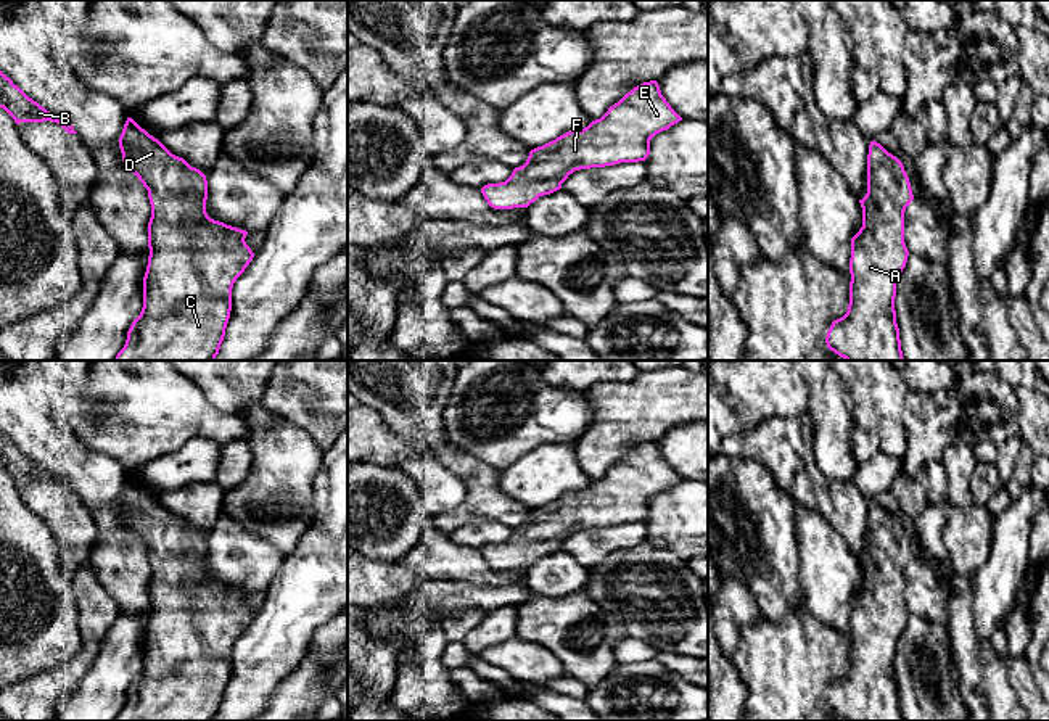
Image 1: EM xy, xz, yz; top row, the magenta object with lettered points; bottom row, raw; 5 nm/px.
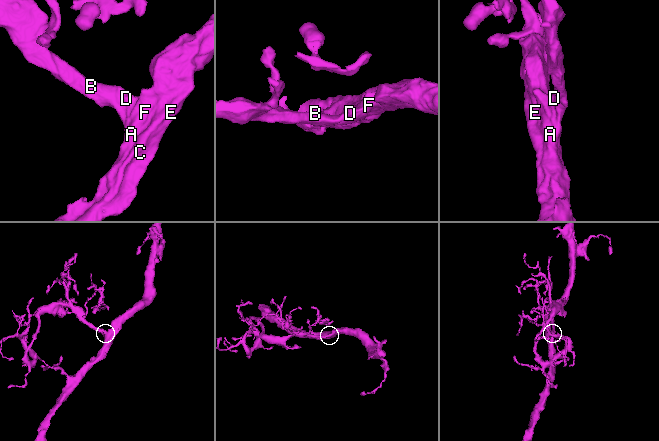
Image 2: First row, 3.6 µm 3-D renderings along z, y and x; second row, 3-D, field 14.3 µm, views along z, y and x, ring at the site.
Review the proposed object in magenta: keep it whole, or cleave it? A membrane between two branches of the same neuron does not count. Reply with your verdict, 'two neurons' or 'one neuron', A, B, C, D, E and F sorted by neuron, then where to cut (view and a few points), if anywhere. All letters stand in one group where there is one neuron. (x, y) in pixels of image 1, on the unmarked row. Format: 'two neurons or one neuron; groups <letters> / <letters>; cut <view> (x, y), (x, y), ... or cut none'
one neuron; groups A B C D E F; cut none

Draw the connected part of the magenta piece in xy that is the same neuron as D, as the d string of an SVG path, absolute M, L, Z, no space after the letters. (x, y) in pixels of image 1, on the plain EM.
M127 478L119 497L125 528L148 550L151 578L148 583L148 626L143 637L143 668L132 682L124 708L114 721L216 721L232 671L232 649L254 618L246 605L246 591L214 581L206 573L208 541L183 518L172 515L158 499Z

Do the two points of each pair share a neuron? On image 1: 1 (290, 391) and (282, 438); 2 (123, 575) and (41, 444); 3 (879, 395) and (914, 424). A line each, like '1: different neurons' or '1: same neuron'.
1: different neurons
2: same neuron
3: different neurons

